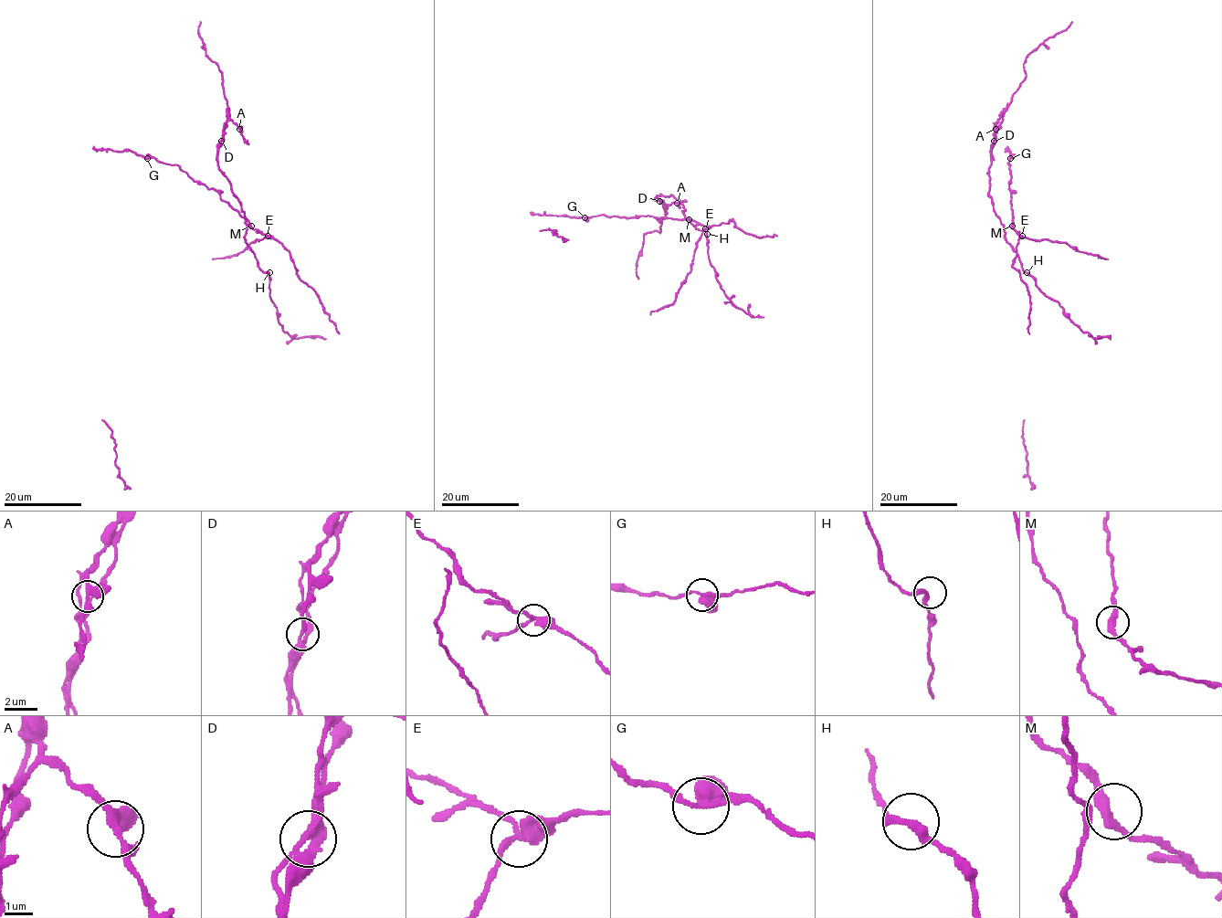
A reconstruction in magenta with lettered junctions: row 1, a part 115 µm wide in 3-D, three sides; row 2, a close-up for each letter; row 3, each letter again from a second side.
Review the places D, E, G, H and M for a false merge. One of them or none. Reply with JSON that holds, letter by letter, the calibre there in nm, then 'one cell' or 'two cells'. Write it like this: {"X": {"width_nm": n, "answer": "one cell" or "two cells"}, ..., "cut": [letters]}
{"D": {"width_nm": 300, "answer": "two cells"}, "E": {"width_nm": 320, "answer": "one cell"}, "G": {"width_nm": 340, "answer": "one cell"}, "H": {"width_nm": 260, "answer": "one cell"}, "M": {"width_nm": 360, "answer": "one cell"}, "cut": ["D"]}

